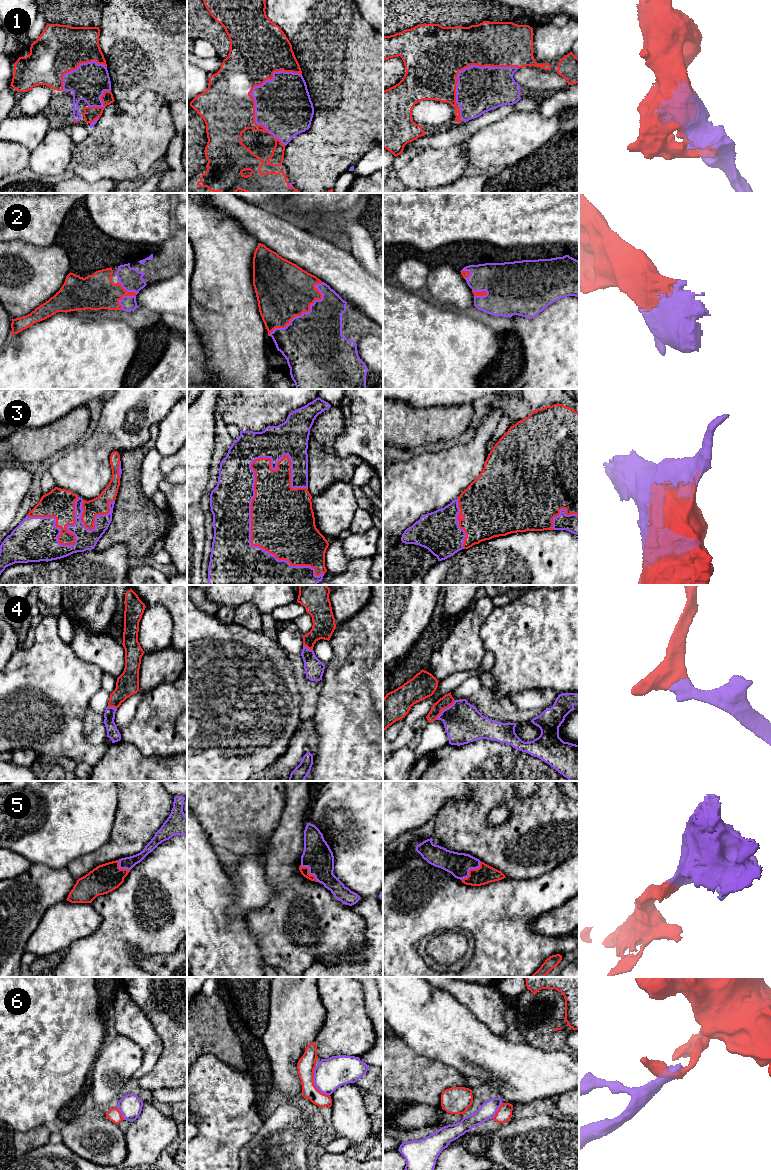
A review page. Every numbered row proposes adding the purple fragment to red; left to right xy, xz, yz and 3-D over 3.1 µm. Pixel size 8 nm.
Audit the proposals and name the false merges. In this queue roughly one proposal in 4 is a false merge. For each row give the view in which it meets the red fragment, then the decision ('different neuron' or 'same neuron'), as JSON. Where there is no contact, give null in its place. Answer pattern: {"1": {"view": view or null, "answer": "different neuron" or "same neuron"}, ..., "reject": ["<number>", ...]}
{"1": {"view": "xz", "answer": "same neuron"}, "2": {"view": "xz", "answer": "same neuron"}, "3": {"view": "xz", "answer": "same neuron"}, "4": {"view": "yz", "answer": "same neuron"}, "5": {"view": "yz", "answer": "same neuron"}, "6": {"view": "xz", "answer": "different neuron"}, "reject": ["6"]}

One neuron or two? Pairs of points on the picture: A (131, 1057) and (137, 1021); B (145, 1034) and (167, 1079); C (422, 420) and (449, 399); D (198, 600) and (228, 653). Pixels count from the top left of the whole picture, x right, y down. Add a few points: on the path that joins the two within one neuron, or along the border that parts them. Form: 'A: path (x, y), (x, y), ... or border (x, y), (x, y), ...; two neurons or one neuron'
A: border (118, 1033), (130, 1038), (141, 1049), (142, 1064); two neurons
B: border (159, 1036), (162, 1052), (155, 1065), (141, 1076); two neurons
C: border (462, 404), (415, 407); two neurons
D: border (197, 607), (215, 615); two neurons

